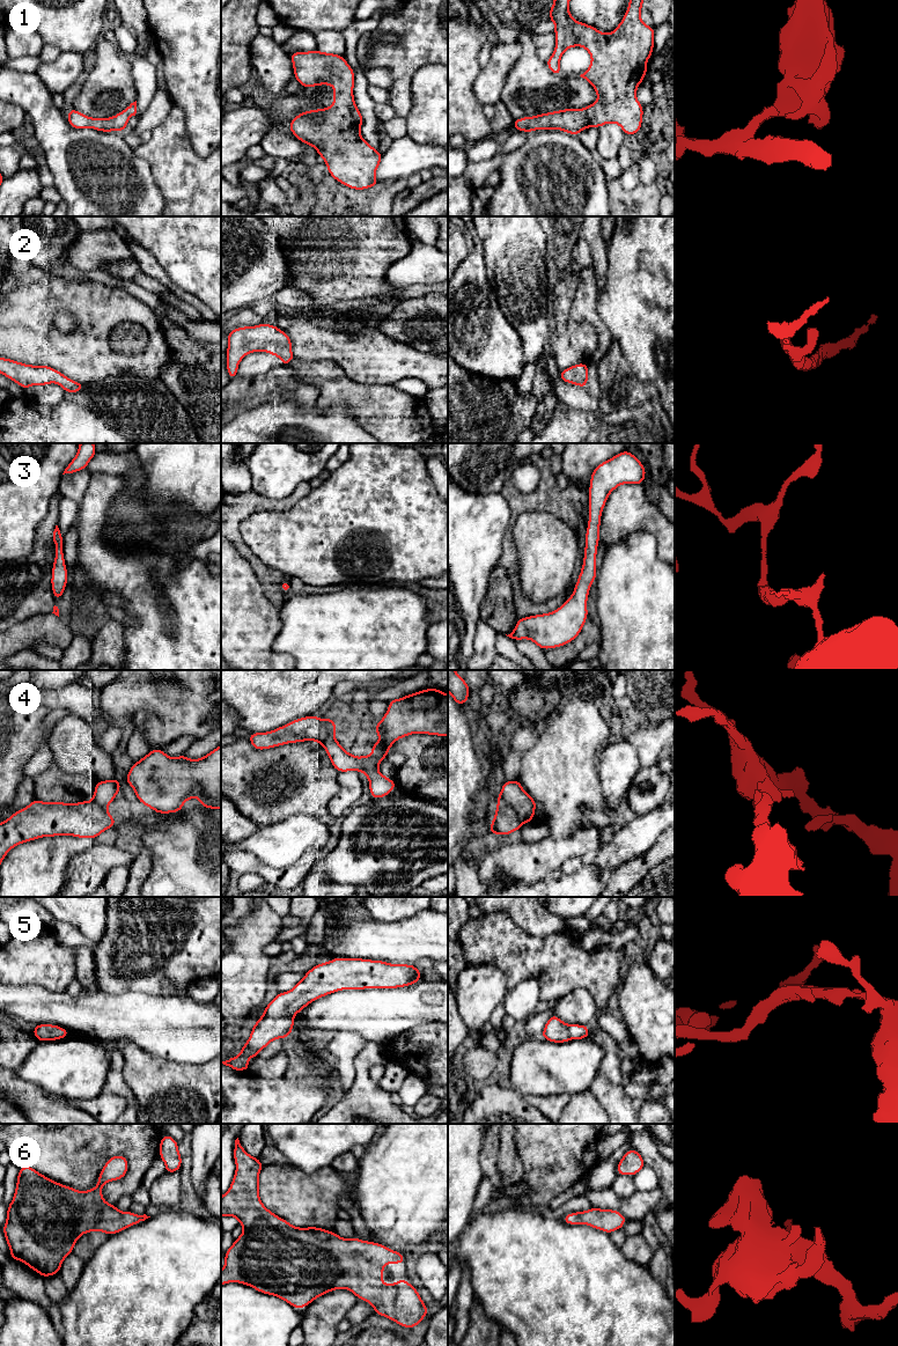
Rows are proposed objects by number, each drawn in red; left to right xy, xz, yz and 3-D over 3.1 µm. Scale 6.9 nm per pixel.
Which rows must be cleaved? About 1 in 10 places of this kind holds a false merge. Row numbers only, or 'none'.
4

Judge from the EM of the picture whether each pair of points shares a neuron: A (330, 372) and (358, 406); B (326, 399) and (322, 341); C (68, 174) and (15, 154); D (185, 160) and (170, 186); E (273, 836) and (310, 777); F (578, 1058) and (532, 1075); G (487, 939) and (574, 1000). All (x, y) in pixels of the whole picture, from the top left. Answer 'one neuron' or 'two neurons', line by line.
A: one neuron
B: two neurons
C: two neurons
D: one neuron
E: two neurons
F: one neuron
G: two neurons

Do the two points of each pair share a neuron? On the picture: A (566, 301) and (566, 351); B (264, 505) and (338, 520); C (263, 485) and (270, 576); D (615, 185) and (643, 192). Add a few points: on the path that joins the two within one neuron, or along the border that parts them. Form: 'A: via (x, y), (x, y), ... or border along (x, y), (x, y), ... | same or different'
A: via (564, 314), (566, 338) | same
B: border along (309, 492), (288, 509), (262, 512) | different
C: border along (252, 490), (272, 500), (280, 500), (291, 494) | different
D: via (622, 192), (624, 195), (637, 195) | same

